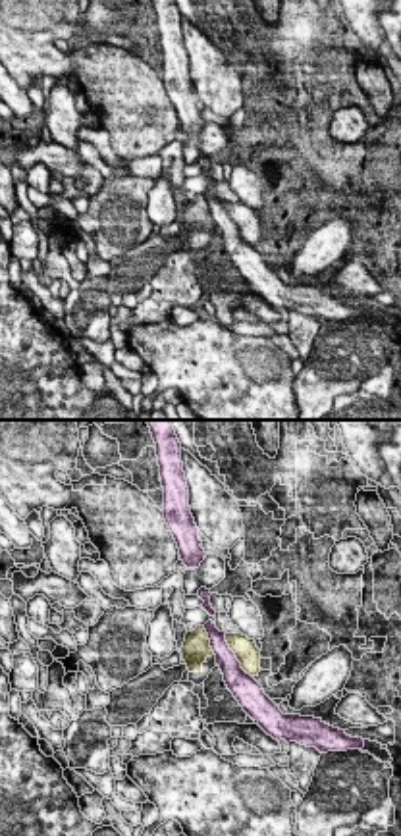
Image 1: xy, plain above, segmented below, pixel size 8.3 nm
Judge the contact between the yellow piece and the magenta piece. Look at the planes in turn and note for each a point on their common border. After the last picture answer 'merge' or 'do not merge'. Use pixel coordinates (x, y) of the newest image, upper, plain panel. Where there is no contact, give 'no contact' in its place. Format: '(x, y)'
(236, 224)

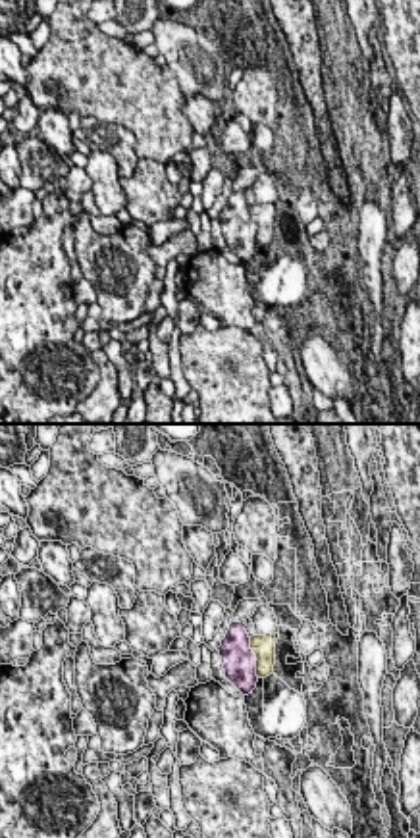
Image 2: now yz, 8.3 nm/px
(257, 226)

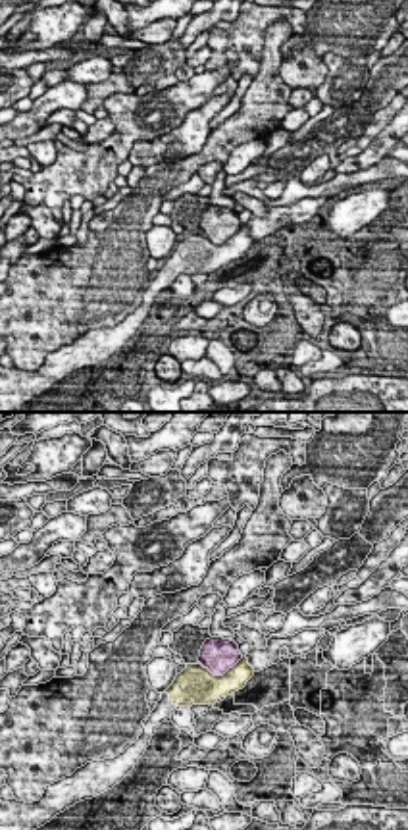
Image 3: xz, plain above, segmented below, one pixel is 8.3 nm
(220, 245)

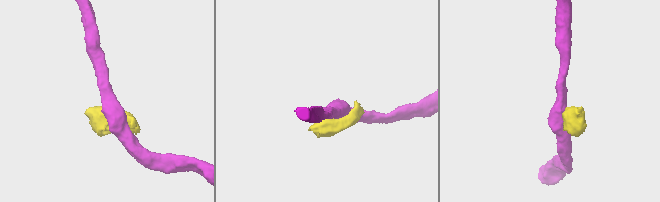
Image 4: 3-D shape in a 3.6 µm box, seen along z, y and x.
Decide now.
do not merge

